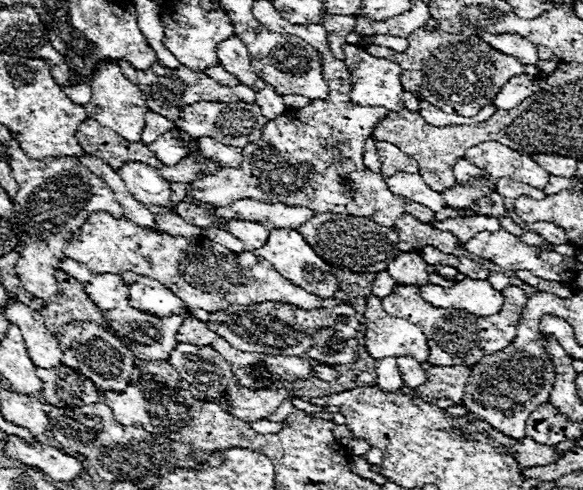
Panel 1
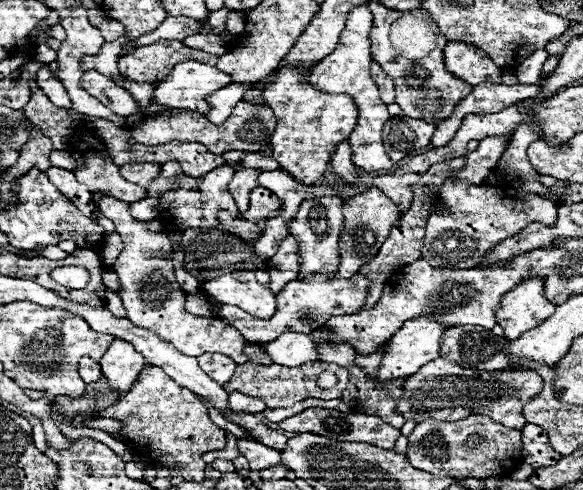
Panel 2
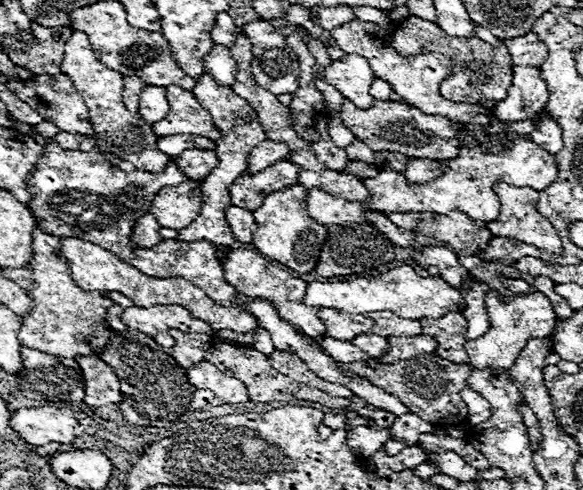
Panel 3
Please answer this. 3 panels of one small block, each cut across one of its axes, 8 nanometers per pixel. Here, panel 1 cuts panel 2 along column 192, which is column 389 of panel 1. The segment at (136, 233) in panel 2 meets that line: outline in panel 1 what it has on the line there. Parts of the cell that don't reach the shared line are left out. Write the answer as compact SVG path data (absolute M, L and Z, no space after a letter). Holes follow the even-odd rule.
M368 296L366 298L366 330L364 330L364 348L370 354L370 358L378 360L378 358L386 358L386 356L412 356L416 358L416 362L424 364L428 362L428 344L426 344L426 336L422 334L422 330L410 322L404 322L400 318L392 318L390 314L386 314L382 310L382 300Z

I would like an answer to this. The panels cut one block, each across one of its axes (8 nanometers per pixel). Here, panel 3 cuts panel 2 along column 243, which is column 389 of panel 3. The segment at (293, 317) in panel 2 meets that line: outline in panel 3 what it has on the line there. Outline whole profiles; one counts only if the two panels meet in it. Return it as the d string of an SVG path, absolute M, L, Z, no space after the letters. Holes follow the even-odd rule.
M320 308L318 316L326 326L324 334L342 342L354 340L358 334L380 334L388 338L388 336L418 336L422 332L418 320L400 318L390 310L384 310L380 314L344 314L338 310Z

